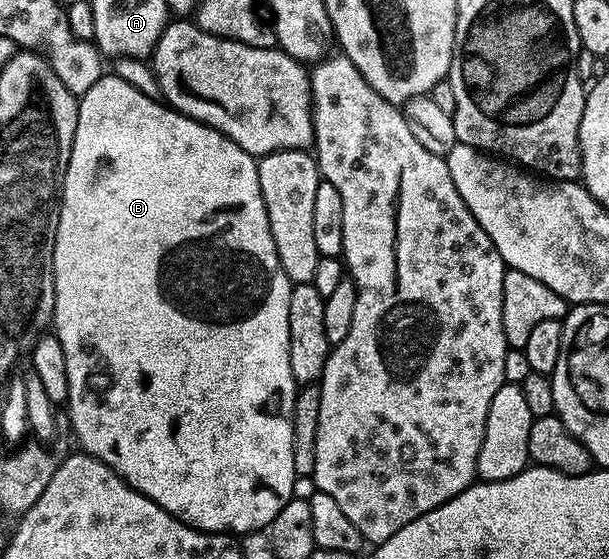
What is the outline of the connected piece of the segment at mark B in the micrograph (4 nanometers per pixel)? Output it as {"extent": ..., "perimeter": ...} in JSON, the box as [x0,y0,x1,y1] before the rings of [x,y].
{"extent":[53,74,297,537],"perimeter":[[[104,74],[103,78],[97,81],[97,85],[93,85],[93,89],[89,89],[79,99],[77,133],[73,137],[69,165],[61,184],[57,237],[53,245],[53,277],[55,278],[53,333],[61,341],[61,349],[65,353],[65,373],[69,373],[69,393],[65,410],[71,418],[71,427],[75,430],[80,445],[83,446],[80,447],[82,454],[97,457],[102,463],[109,465],[109,469],[113,469],[129,486],[137,489],[137,493],[149,497],[157,505],[161,505],[165,513],[177,517],[185,525],[195,527],[199,531],[230,533],[232,536],[241,537],[247,531],[262,531],[270,528],[277,513],[280,513],[293,497],[293,481],[296,477],[293,469],[293,405],[297,384],[293,377],[293,369],[289,369],[289,297],[293,284],[291,278],[285,273],[285,269],[281,269],[281,261],[277,257],[277,245],[273,241],[273,229],[269,229],[269,213],[265,209],[265,201],[261,193],[259,164],[256,156],[245,153],[241,145],[237,145],[217,129],[183,115],[158,98],[147,96],[118,75]]]}

